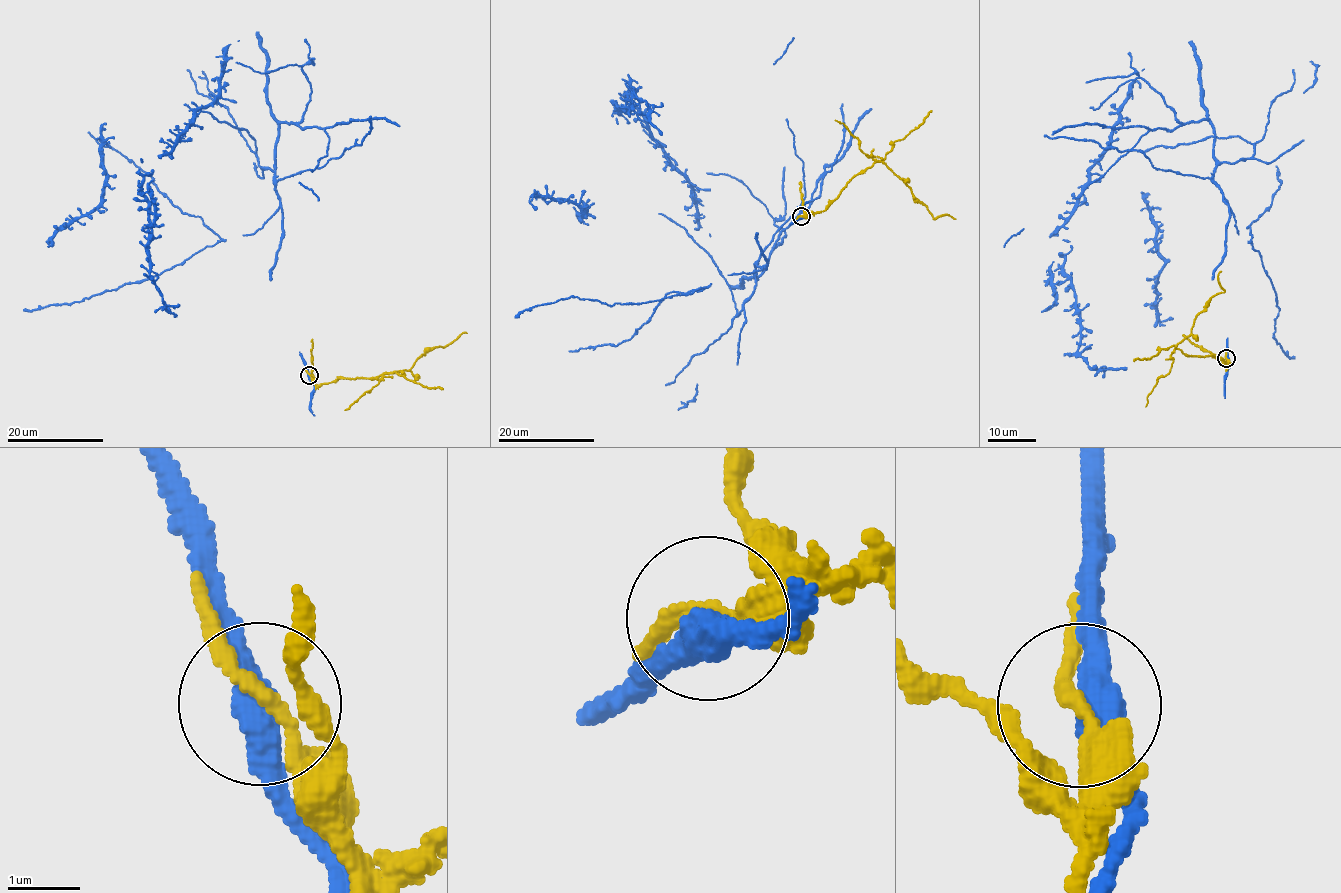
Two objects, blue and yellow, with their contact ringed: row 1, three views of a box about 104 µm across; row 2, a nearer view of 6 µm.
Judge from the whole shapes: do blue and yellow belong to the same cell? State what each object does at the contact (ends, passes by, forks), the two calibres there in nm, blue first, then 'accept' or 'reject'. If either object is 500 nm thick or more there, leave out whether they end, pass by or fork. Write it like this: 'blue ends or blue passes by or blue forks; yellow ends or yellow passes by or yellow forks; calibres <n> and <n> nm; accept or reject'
blue passes by; yellow passes by; calibres 420 and 190 nm; reject

